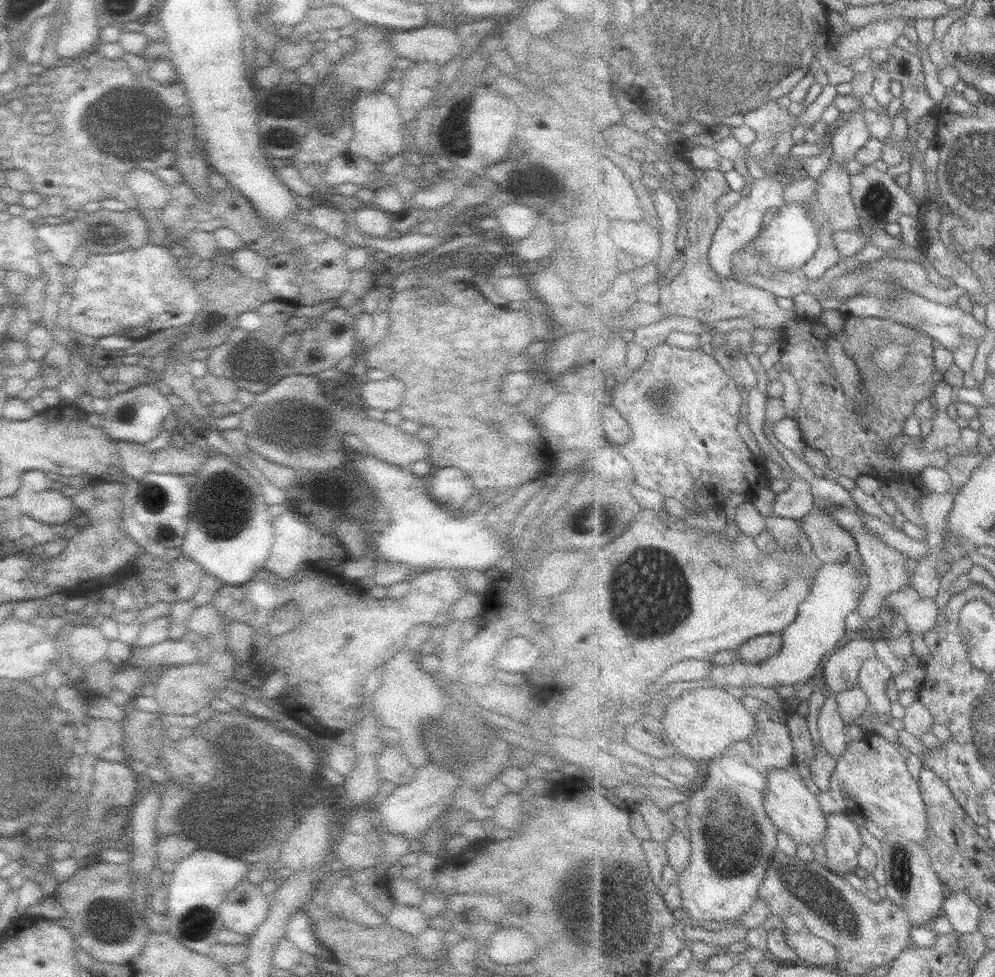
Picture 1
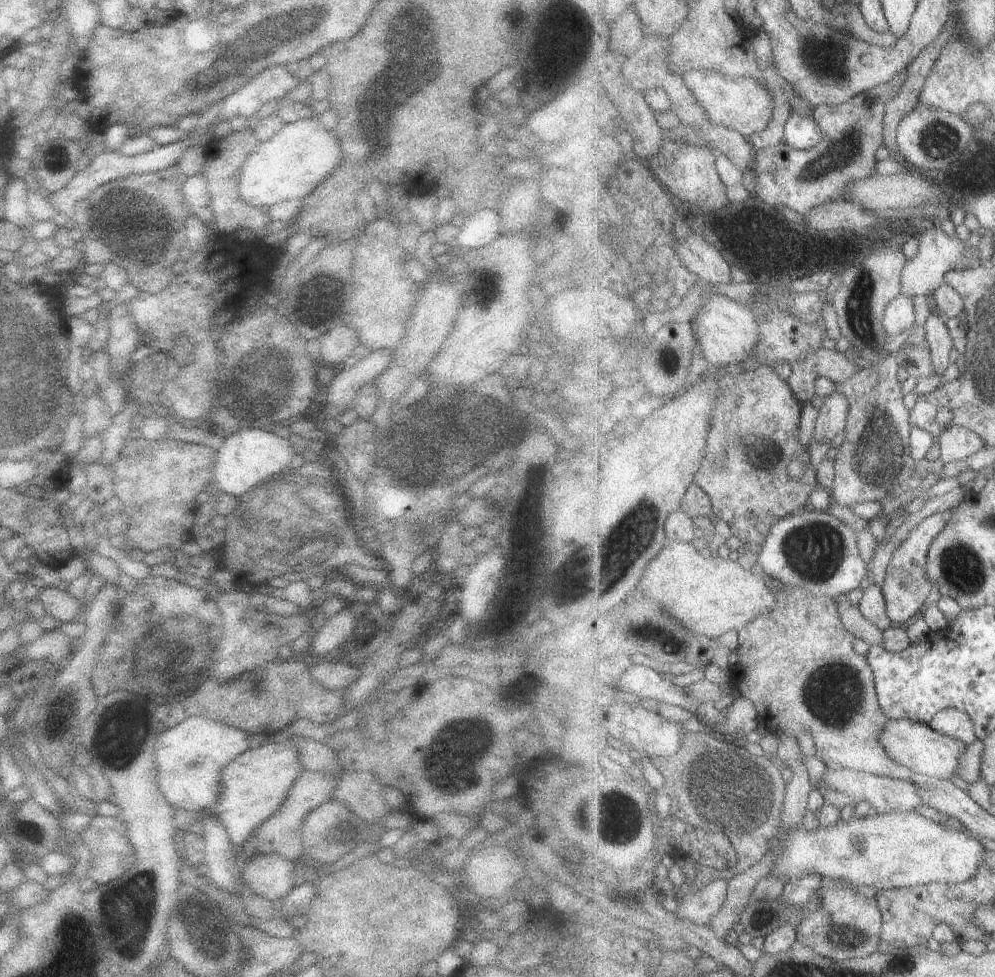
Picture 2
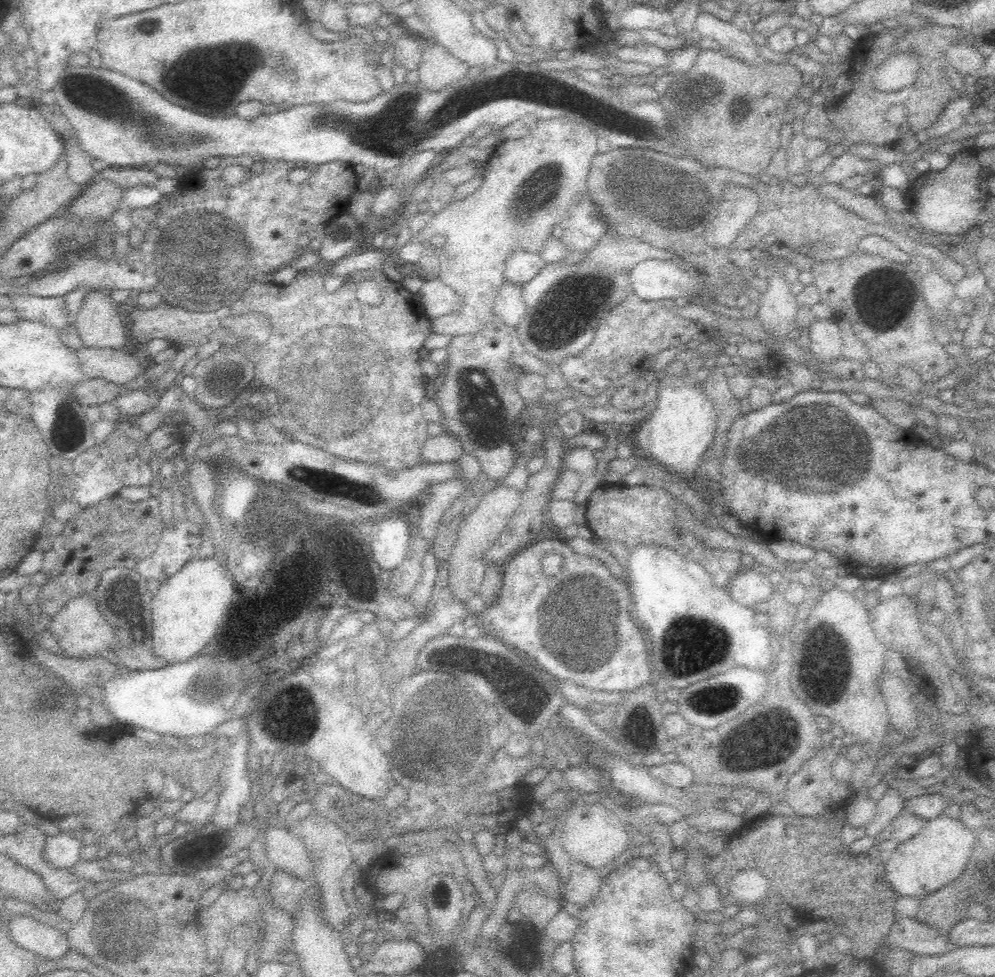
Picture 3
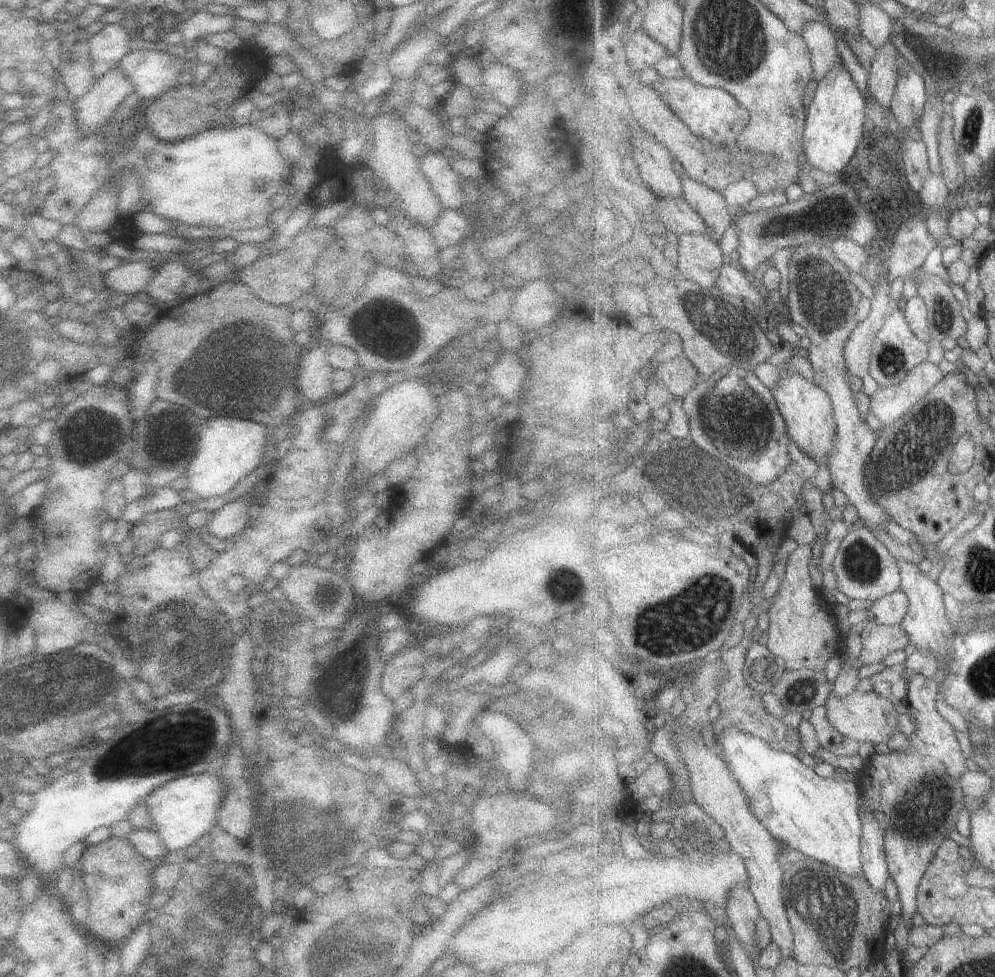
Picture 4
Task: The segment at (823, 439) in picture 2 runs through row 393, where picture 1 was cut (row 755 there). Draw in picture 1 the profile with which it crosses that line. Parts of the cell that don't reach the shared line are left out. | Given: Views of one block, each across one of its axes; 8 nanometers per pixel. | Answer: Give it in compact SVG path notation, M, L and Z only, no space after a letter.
M835 696L826 698L823 706L819 709L817 726L821 746L839 760L839 757L847 750L849 739L845 731L846 724L839 714L839 703Z

